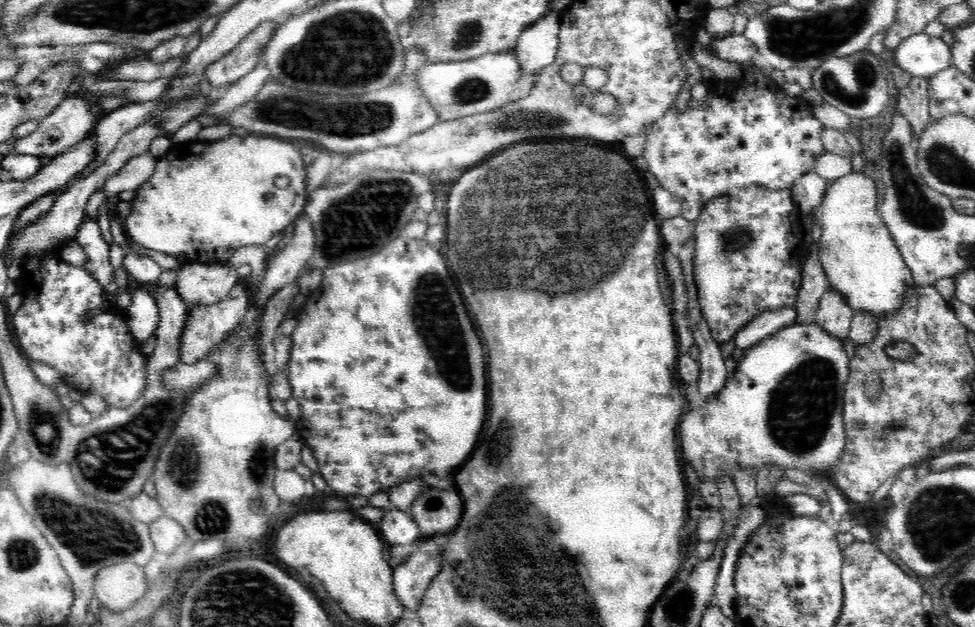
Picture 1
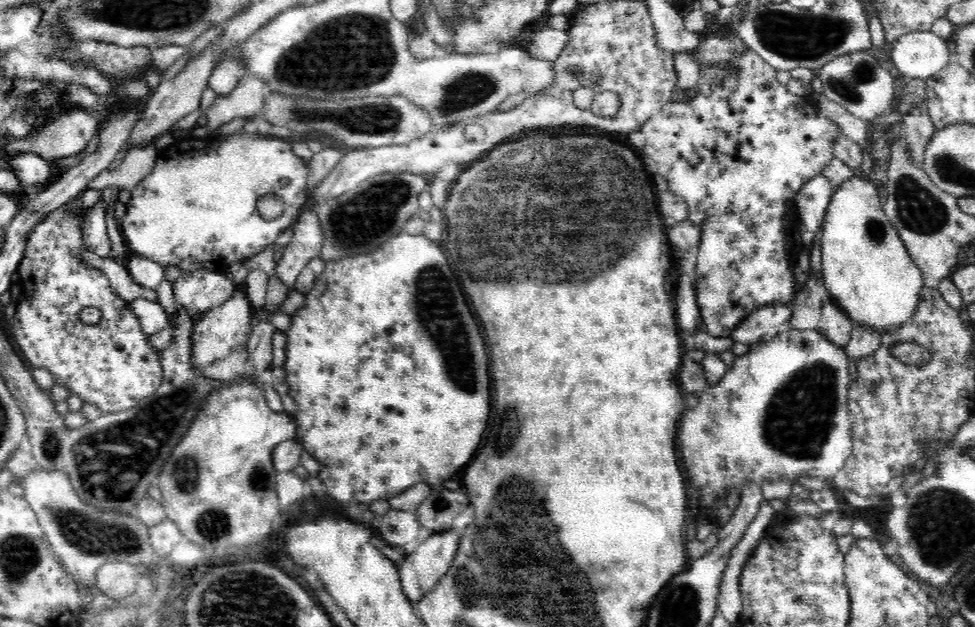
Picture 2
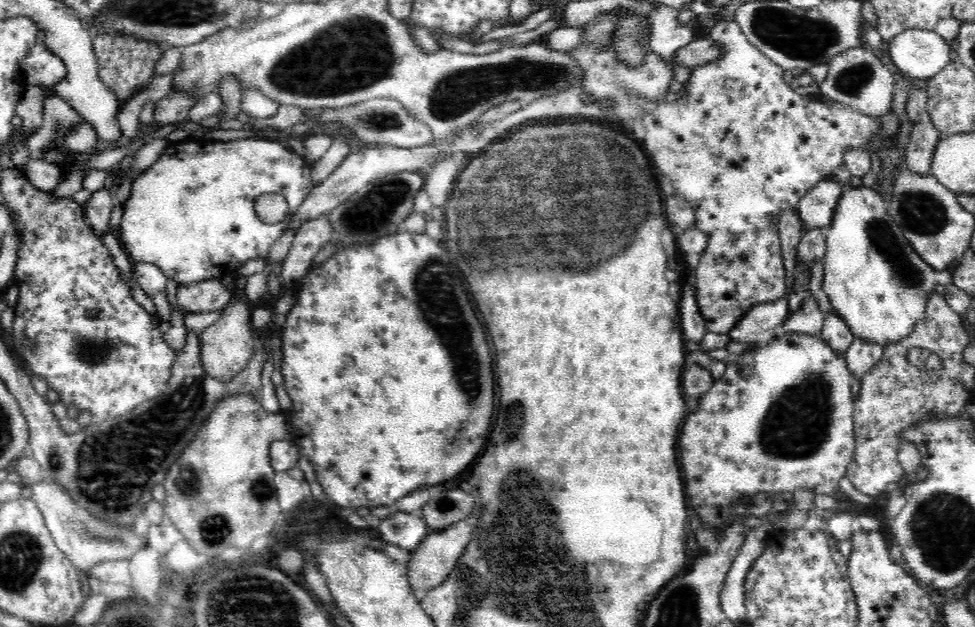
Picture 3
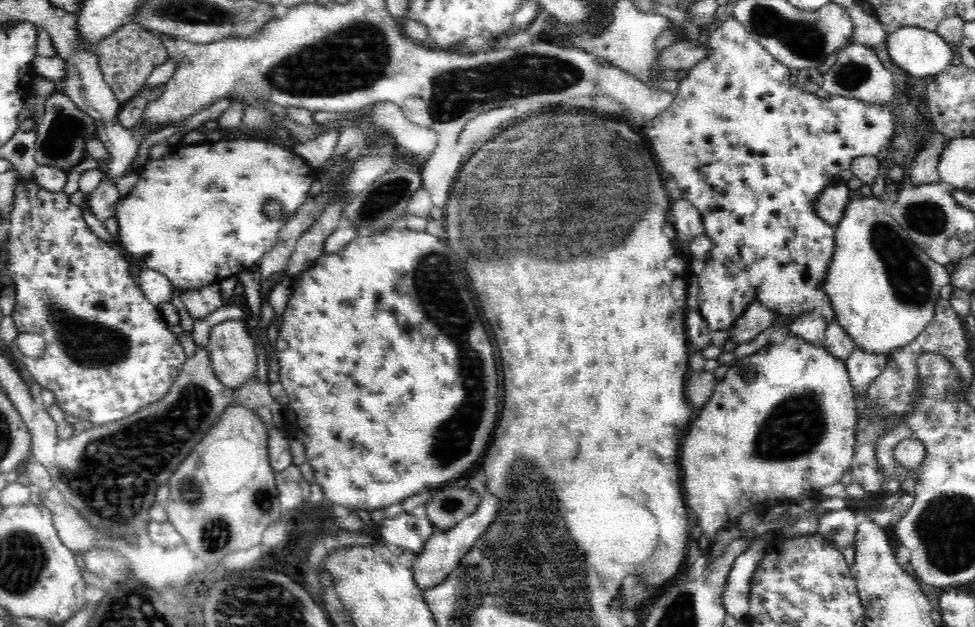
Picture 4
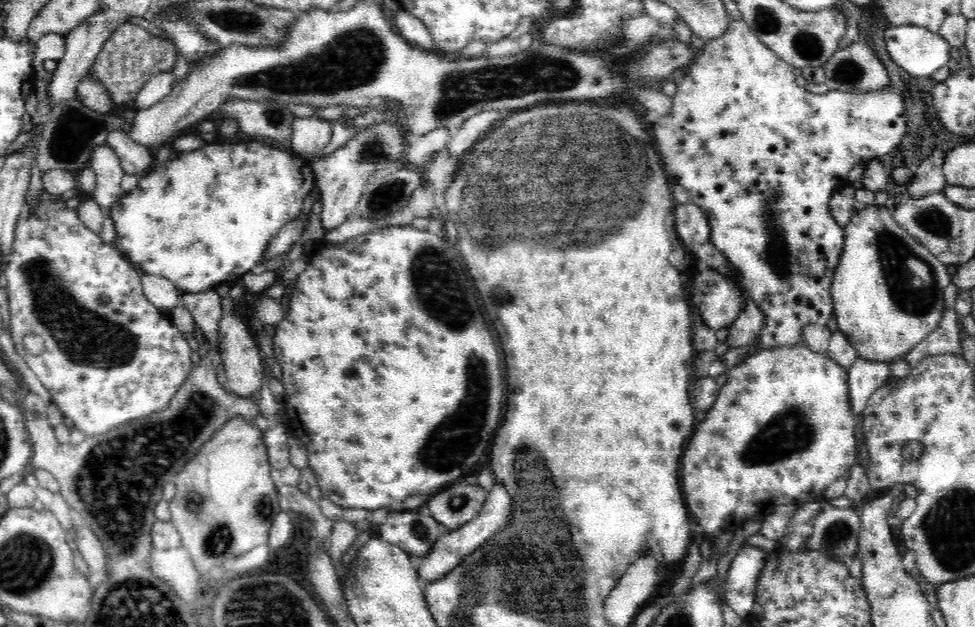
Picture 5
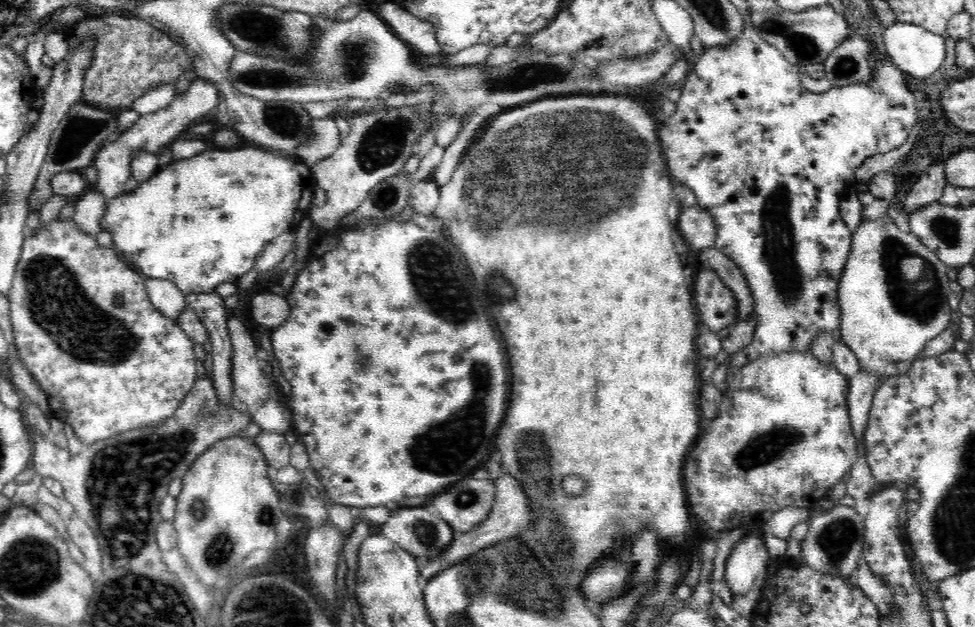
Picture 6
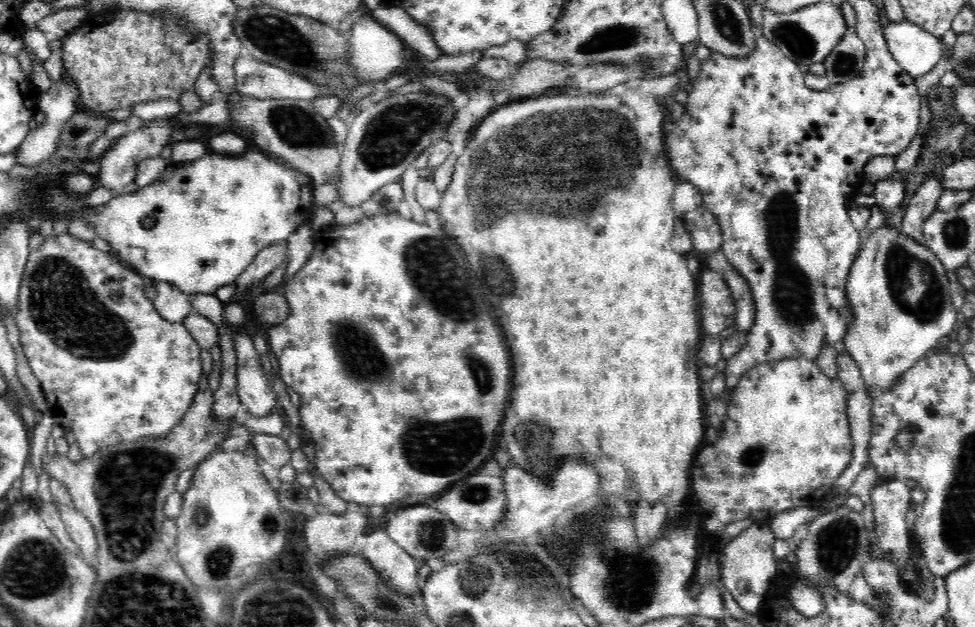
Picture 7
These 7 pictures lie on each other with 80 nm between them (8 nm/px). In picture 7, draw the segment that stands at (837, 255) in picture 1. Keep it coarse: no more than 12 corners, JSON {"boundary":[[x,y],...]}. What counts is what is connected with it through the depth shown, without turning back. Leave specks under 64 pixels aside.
{"boundary":[[884,225],[846,282],[874,398],[958,316],[942,261]]}

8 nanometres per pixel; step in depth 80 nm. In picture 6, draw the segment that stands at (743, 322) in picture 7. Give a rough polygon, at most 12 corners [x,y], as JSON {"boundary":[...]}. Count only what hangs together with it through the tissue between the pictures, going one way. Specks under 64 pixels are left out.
{"boundary":[[715,246],[701,250],[704,262],[734,293],[737,318],[755,308],[744,273]]}

